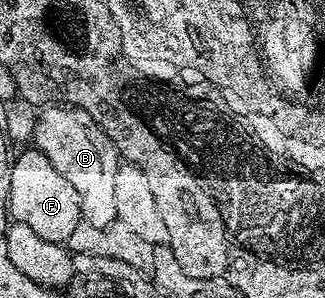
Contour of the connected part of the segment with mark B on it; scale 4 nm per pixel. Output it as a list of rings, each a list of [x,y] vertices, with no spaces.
[[[51,105],[39,115],[35,123],[34,146],[45,157],[49,157],[53,169],[77,189],[81,201],[82,222],[98,227],[110,227],[117,220],[115,203],[115,179],[121,162],[119,152],[111,143],[111,138],[89,117],[87,111],[66,105]]]

